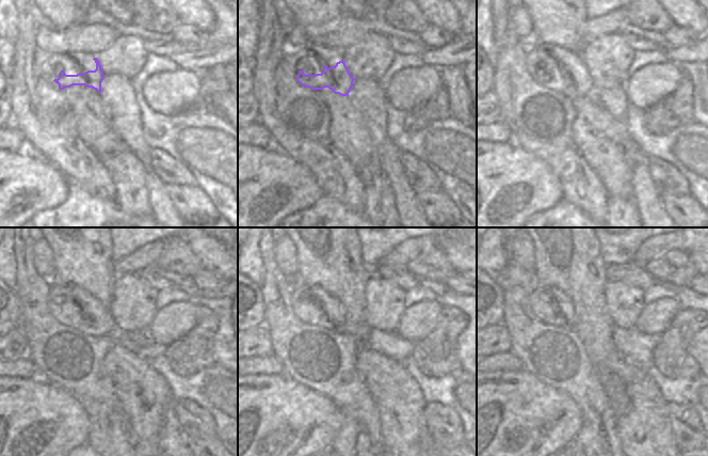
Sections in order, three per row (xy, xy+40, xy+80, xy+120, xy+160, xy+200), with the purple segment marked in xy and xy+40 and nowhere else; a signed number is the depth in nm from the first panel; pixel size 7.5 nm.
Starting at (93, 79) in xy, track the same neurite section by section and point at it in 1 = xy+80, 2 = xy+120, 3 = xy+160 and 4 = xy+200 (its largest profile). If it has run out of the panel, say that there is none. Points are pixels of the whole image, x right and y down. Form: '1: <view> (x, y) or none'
1: xy+80 (575, 81)
2: xy+120 (97, 320)
3: xy+160 (332, 317)
4: xy+200 (564, 316)

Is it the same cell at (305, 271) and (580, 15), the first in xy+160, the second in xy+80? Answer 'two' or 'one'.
one

